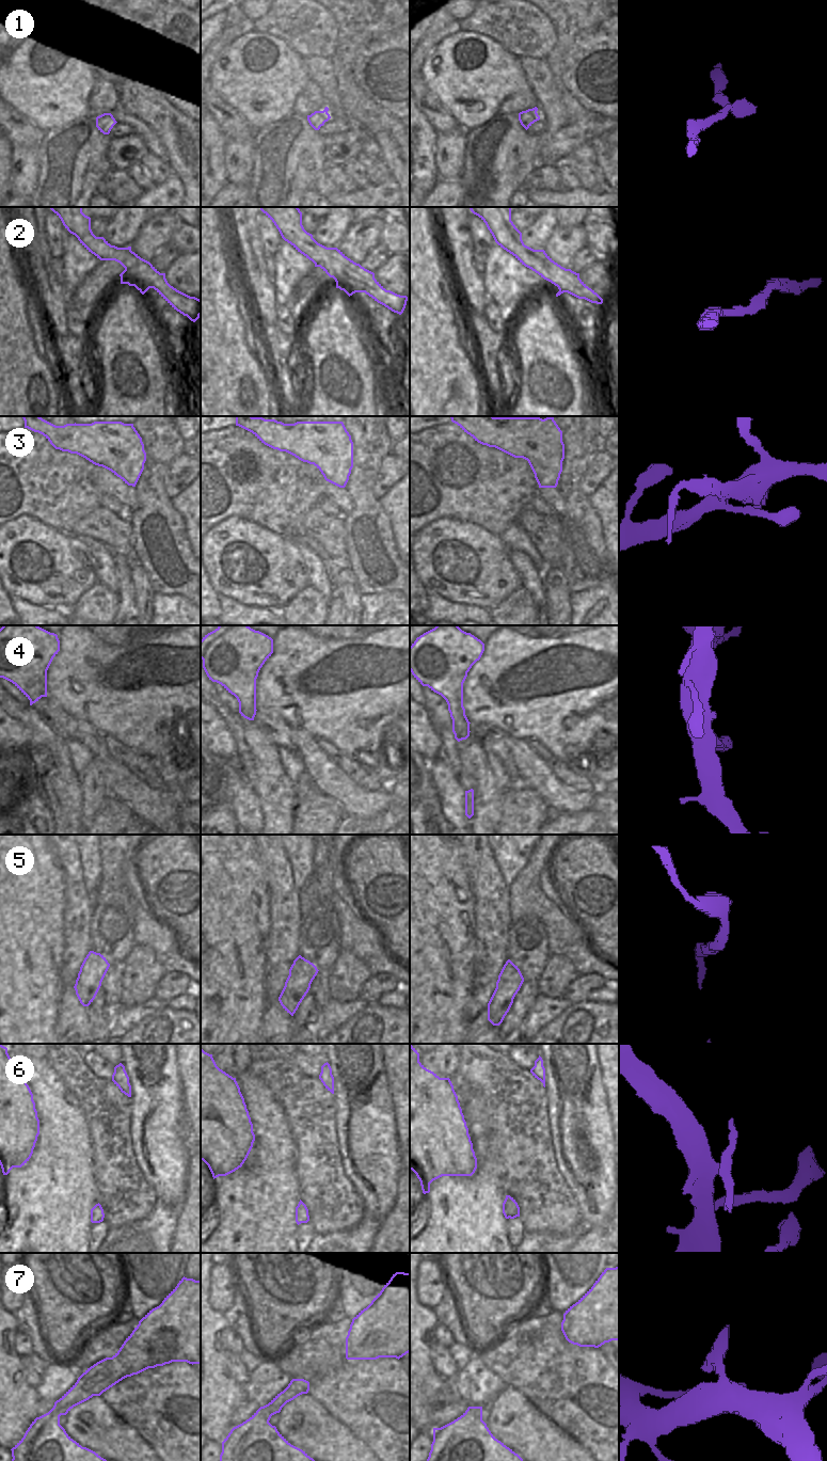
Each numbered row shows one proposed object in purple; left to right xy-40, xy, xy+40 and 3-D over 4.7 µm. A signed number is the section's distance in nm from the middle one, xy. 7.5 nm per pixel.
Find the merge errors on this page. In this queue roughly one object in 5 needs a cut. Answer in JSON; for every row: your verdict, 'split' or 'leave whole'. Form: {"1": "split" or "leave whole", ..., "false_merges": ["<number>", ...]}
{"1": "leave whole", "2": "leave whole", "3": "leave whole", "4": "leave whole", "5": "split", "6": "split", "7": "leave whole", "false_merges": ["5", "6"]}

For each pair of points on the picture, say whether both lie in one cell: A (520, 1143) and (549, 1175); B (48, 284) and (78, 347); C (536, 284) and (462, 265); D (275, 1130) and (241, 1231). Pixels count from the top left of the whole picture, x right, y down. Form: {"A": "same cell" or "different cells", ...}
{"A": "same cell", "B": "same cell", "C": "different cells", "D": "same cell"}

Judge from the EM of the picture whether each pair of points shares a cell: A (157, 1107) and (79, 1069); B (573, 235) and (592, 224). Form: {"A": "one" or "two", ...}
{"A": "two", "B": "two"}

